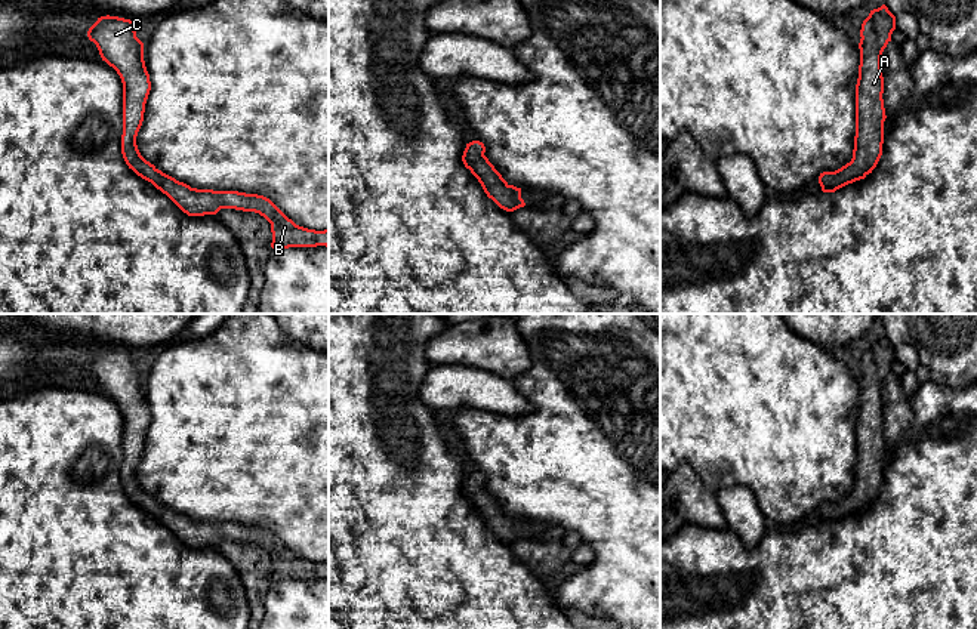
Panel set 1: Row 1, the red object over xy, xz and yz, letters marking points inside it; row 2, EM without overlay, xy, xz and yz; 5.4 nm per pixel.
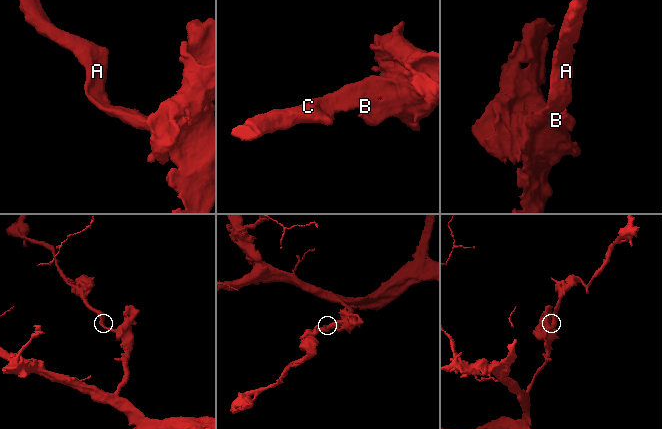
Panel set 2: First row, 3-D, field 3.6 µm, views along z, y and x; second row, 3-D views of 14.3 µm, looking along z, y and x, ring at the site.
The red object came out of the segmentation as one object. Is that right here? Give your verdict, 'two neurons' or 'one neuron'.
one neuron

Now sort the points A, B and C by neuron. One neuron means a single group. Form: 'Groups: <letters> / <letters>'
Groups: A B C

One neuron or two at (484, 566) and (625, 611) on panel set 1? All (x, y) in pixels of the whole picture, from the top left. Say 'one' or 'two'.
two

